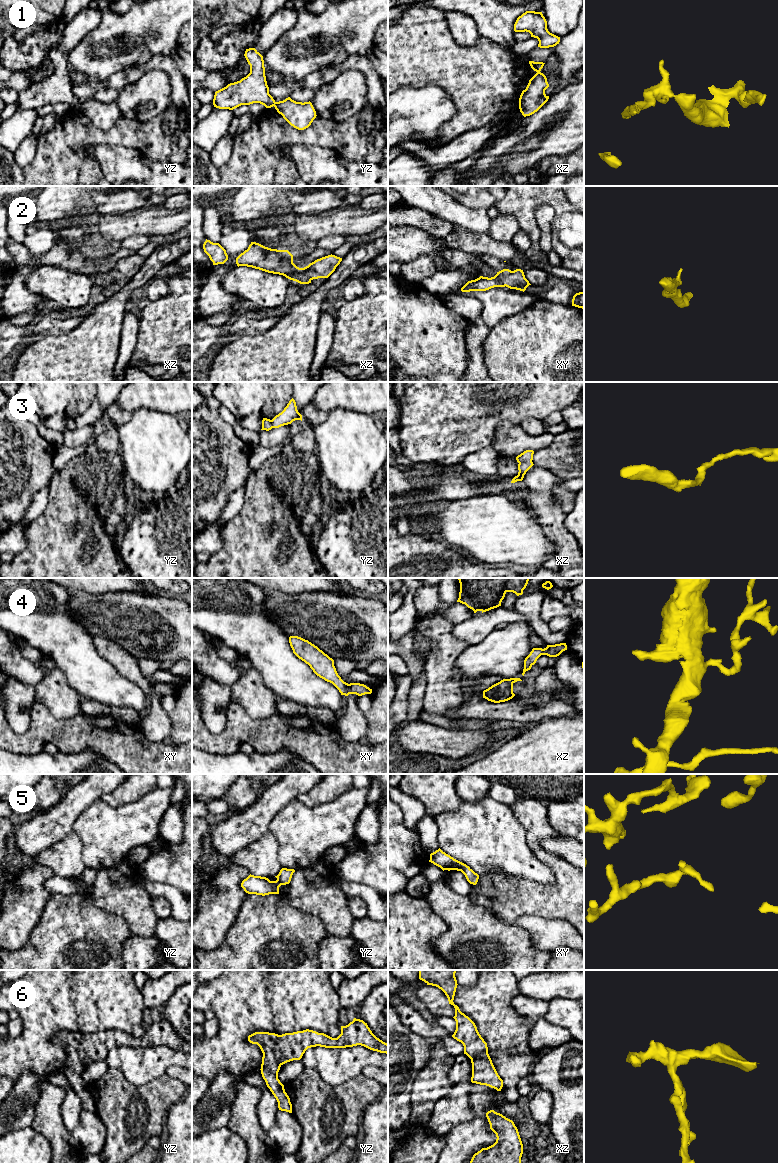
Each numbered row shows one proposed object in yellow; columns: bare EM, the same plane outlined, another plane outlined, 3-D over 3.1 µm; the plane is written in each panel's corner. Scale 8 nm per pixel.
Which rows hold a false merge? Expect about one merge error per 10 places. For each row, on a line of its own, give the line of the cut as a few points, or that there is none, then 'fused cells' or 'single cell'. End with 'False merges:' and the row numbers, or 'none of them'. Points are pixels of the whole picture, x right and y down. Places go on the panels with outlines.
1: cut in yz along (275, 102), (273, 105); fused cells
2: no cut; single cell
3: no cut; single cell
4: no cut; single cell
5: no cut; single cell
6: no cut; single cell
False merges: 1

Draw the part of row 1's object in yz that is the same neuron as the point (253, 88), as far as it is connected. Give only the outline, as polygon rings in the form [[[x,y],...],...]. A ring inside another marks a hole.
[[[255,48],[246,49],[244,56],[250,65],[250,73],[240,81],[216,91],[214,107],[233,110],[253,103],[260,103],[266,108],[275,105],[275,100],[269,94],[263,56]]]

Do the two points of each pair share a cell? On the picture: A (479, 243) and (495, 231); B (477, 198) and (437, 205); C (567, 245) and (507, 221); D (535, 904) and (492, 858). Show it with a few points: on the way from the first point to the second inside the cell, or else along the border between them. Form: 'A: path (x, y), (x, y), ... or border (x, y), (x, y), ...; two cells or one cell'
A: border (487, 235), (495, 240), (511, 241); two cells
B: border (450, 196), (467, 207), (481, 207); two cells
C: border (500, 212), (511, 214), (516, 219), (520, 228); two cells
D: border (509, 874), (496, 869), (482, 875); two cells

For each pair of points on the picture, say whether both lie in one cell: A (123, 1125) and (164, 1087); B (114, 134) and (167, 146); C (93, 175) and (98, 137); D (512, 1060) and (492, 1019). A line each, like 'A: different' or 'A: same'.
A: same
B: same
C: same
D: same

